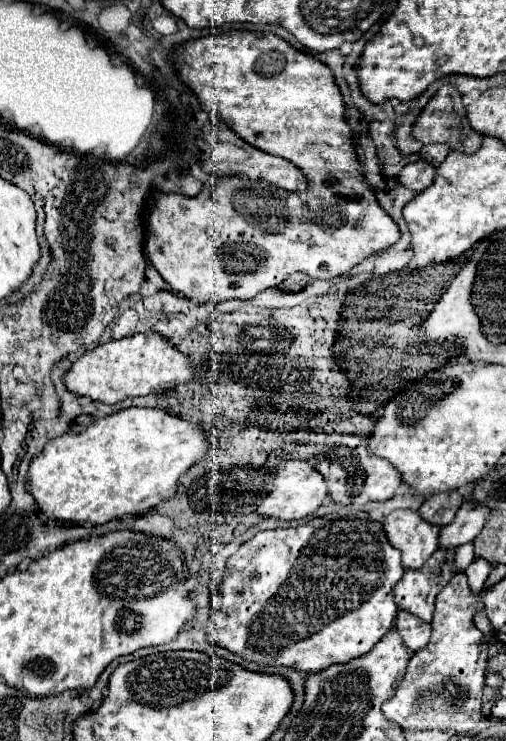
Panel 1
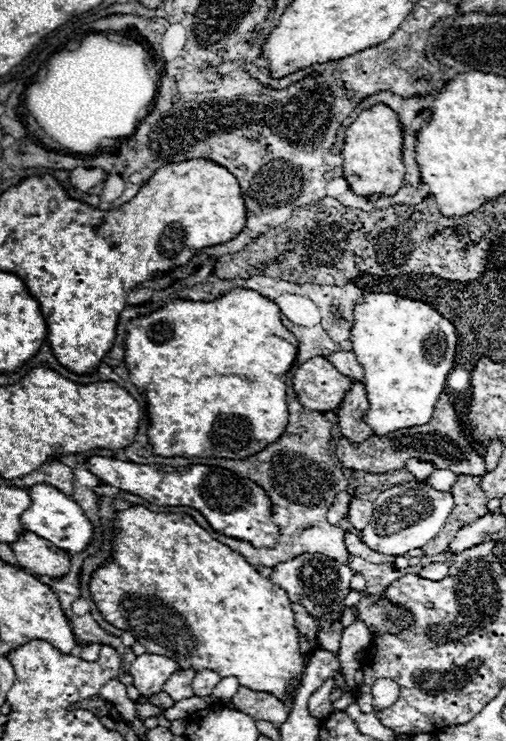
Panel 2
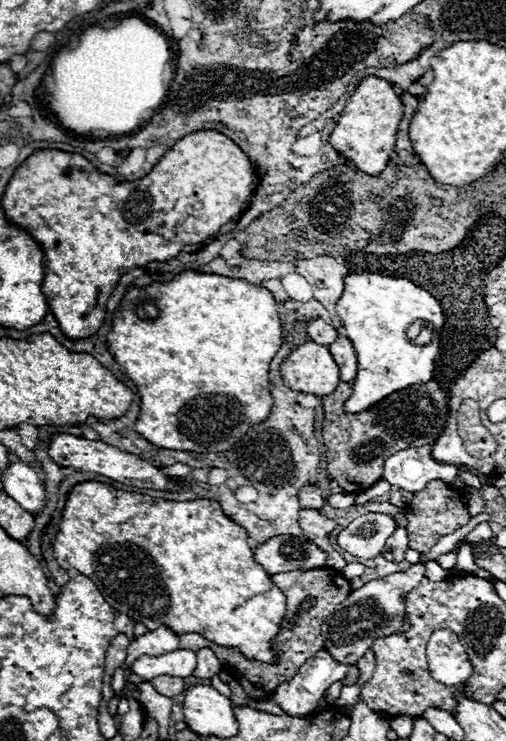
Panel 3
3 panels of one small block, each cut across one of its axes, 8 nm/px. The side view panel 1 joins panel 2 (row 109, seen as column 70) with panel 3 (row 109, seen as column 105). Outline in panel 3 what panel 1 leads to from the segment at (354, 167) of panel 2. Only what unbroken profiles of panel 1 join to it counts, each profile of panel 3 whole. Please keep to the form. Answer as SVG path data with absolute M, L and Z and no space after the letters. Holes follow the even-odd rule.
M368 76L364 78L354 94L348 98L334 130L330 136L330 144L336 148L340 156L350 160L358 170L368 176L378 176L386 164L390 162L390 154L394 152L398 124L402 120L404 106L400 96L394 92L394 86L382 78Z

